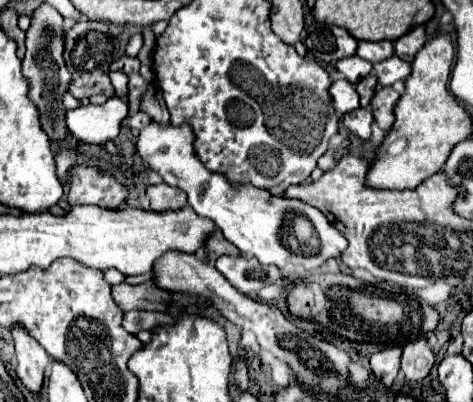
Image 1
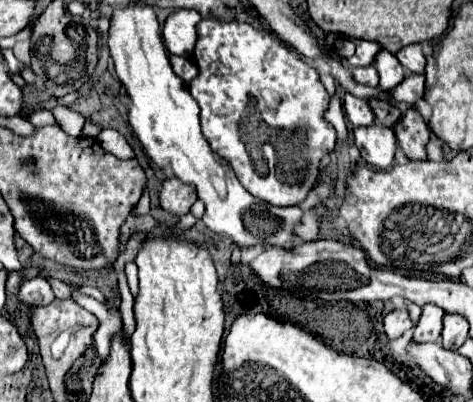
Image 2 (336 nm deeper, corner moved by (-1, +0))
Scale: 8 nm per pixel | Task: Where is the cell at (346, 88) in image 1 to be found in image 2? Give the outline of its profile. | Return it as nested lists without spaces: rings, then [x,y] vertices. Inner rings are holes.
[[[347,93],[343,99],[343,105],[345,105],[347,119],[353,127],[369,127],[375,123],[373,111],[365,99],[357,99],[351,93]]]

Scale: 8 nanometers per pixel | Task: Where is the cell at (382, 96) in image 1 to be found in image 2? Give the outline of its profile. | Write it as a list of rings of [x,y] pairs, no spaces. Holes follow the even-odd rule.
[[[407,109],[399,123],[395,125],[395,135],[399,147],[413,161],[427,159],[427,143],[429,143],[429,127],[425,125],[421,113],[417,109]]]

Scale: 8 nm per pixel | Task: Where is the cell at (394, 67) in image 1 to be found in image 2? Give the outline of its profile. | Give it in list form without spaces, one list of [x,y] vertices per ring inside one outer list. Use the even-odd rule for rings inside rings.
[[[407,75],[401,85],[397,85],[391,95],[395,101],[405,101],[409,105],[415,105],[425,95],[425,77],[423,75]]]

